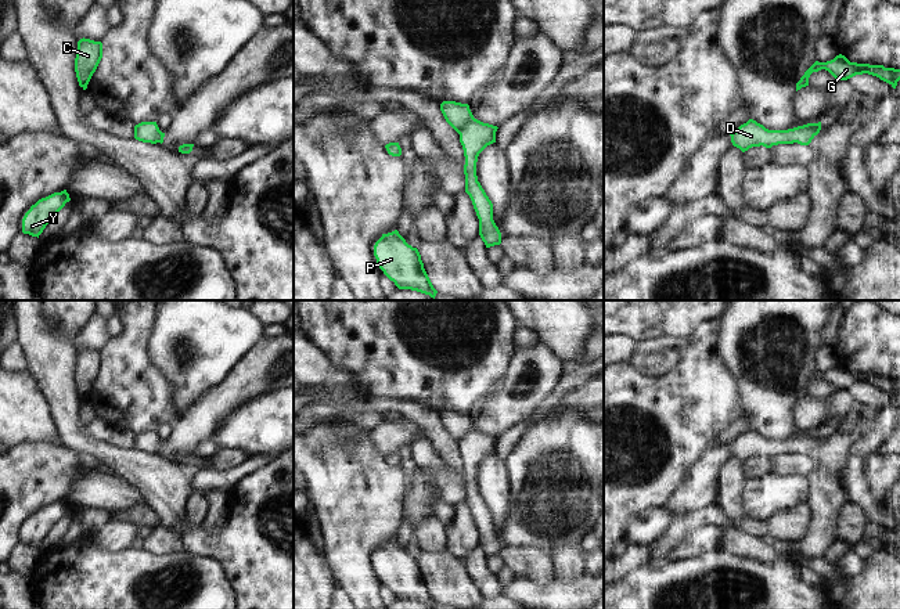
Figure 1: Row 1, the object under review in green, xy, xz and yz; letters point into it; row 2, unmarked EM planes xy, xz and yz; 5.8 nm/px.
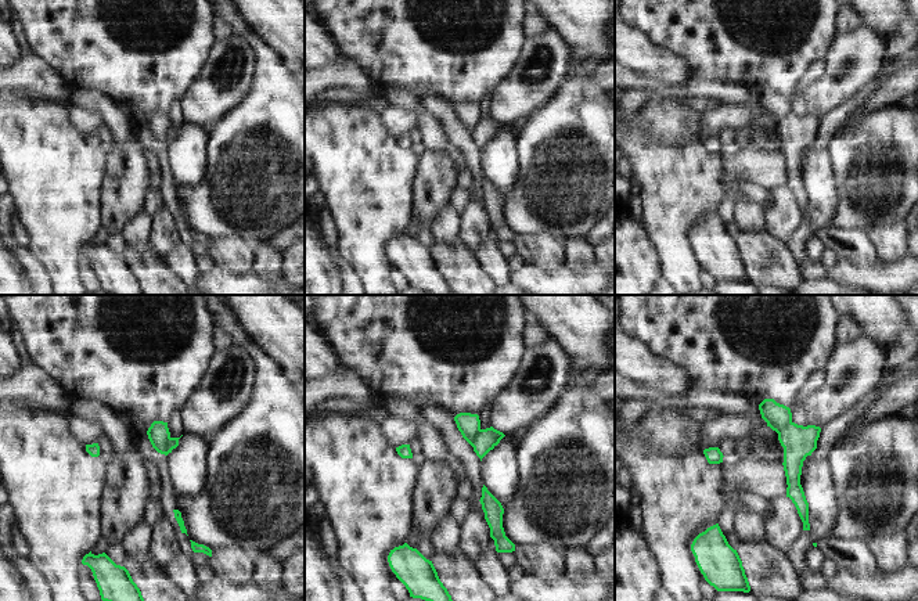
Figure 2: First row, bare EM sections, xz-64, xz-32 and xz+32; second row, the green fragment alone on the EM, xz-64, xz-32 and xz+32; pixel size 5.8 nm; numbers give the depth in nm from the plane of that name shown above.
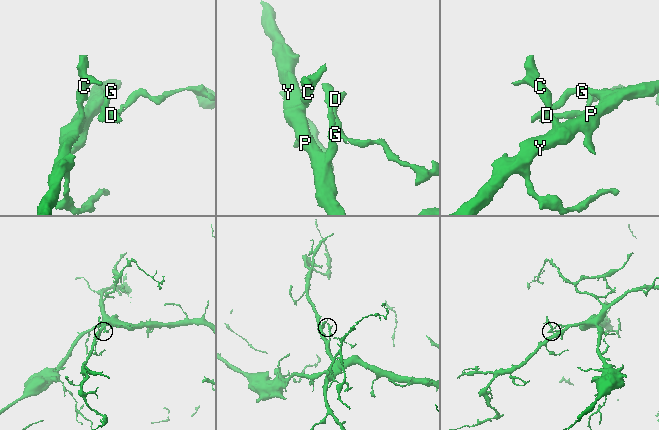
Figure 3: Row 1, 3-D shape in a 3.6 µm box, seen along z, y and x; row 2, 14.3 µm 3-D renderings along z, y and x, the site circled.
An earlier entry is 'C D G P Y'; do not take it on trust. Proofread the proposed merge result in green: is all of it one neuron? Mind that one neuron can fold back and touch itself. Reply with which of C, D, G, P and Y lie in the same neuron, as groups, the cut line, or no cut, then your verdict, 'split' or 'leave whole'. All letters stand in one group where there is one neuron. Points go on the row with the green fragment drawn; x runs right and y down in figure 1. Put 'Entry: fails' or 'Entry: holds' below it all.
C G P Y / D; cut in xz along (472, 116), (458, 133); split
Entry: fails

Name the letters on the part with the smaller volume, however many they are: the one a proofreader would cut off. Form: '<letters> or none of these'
D

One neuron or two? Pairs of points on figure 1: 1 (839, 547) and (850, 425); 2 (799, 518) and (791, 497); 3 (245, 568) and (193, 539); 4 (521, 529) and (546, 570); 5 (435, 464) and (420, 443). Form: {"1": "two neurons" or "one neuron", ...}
{"1": "two neurons", "2": "two neurons", "3": "one neuron", "4": "two neurons", "5": "one neuron"}

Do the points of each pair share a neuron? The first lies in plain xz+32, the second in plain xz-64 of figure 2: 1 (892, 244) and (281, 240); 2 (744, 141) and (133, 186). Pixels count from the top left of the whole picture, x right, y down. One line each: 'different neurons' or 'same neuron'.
1: different neurons
2: different neurons

